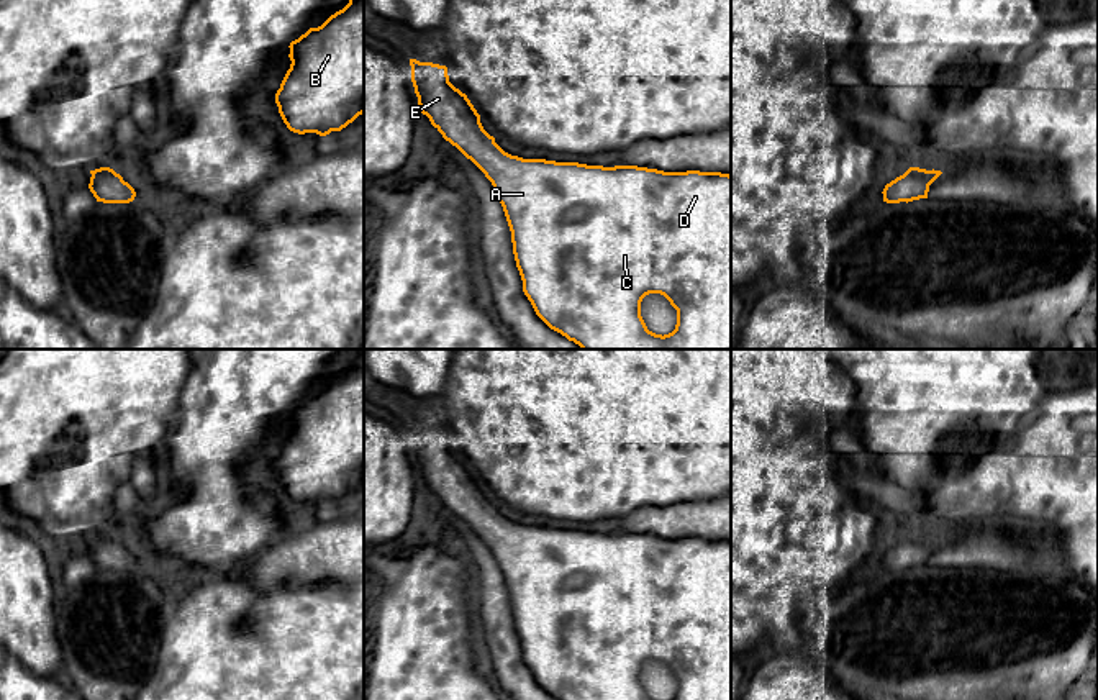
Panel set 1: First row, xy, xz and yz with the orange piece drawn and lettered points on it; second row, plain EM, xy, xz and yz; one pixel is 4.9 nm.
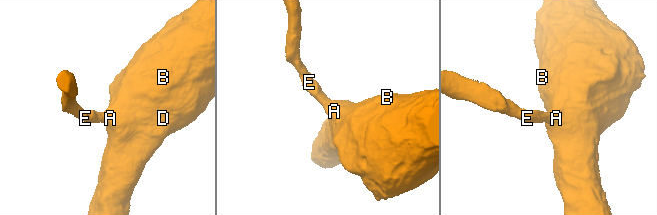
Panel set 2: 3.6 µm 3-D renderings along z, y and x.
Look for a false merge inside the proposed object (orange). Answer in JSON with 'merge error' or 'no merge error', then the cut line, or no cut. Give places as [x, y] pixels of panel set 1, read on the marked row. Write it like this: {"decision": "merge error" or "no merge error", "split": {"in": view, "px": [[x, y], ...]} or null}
{"decision": "no merge error", "split": null}

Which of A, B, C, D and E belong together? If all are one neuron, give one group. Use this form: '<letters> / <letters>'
A B C D E

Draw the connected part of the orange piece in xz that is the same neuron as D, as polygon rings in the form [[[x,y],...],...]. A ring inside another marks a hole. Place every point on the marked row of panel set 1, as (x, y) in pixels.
[[[410,59],[410,66],[420,113],[492,182],[511,231],[523,292],[551,330],[582,349],[731,349],[729,174],[603,167],[511,156],[483,130],[467,95],[449,82],[446,66],[416,59]],[[649,293],[664,295],[677,310],[672,333],[662,336],[647,330],[641,302]]]

